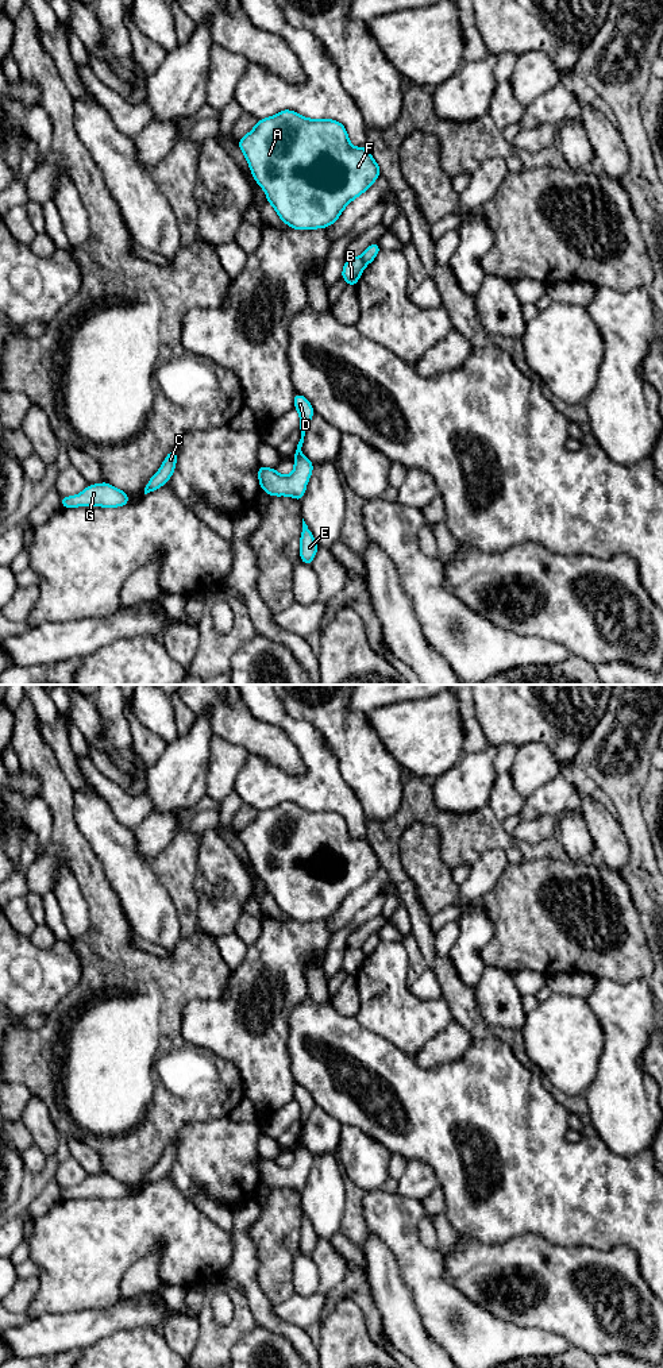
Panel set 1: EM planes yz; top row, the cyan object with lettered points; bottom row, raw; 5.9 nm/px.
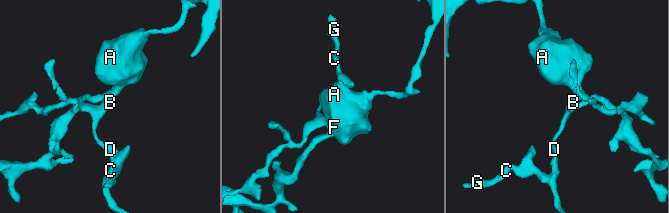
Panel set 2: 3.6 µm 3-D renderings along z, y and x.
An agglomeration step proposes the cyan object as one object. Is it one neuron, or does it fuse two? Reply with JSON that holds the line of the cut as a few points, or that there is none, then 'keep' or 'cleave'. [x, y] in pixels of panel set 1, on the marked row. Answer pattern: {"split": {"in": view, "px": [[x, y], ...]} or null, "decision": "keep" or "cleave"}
{"split": {"in": "yz", "px": [[361, 255], [366, 264]]}, "decision": "cleave"}

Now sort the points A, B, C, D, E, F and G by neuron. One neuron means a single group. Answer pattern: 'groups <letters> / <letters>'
groups A F / B C D E G

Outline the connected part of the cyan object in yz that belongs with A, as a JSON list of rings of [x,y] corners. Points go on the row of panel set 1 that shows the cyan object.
[[[292,109],[258,119],[255,127],[236,143],[269,204],[293,230],[329,227],[382,174],[369,147],[354,147],[340,122],[308,119]]]

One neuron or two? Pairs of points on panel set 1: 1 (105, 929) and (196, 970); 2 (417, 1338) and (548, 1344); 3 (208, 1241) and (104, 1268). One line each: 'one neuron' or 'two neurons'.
1: one neuron
2: two neurons
3: one neuron

